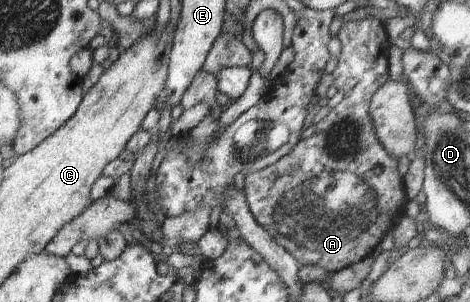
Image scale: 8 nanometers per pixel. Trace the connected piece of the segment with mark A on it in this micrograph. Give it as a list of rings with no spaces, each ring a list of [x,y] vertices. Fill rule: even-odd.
[[[366,18],[364,20],[354,20],[342,23],[338,34],[336,35],[341,41],[341,53],[338,57],[339,62],[337,68],[334,70],[334,85],[343,93],[342,101],[332,108],[321,121],[317,124],[316,132],[309,138],[301,139],[301,141],[293,148],[291,153],[288,153],[285,157],[279,160],[277,163],[259,170],[258,172],[248,173],[244,177],[244,183],[242,191],[246,197],[247,205],[253,214],[253,217],[257,220],[257,223],[265,229],[267,233],[281,246],[290,252],[293,257],[299,261],[300,265],[317,265],[323,267],[328,272],[345,269],[350,265],[359,263],[363,258],[371,255],[373,249],[381,242],[383,236],[387,234],[389,229],[395,227],[398,222],[397,217],[404,213],[405,205],[407,204],[406,195],[404,192],[403,178],[399,175],[397,167],[399,167],[398,161],[394,160],[388,151],[380,144],[380,141],[375,135],[371,116],[369,113],[369,104],[374,93],[389,80],[389,66],[388,66],[388,52],[391,46],[391,39],[386,33],[384,27],[384,19],[379,18]]]

